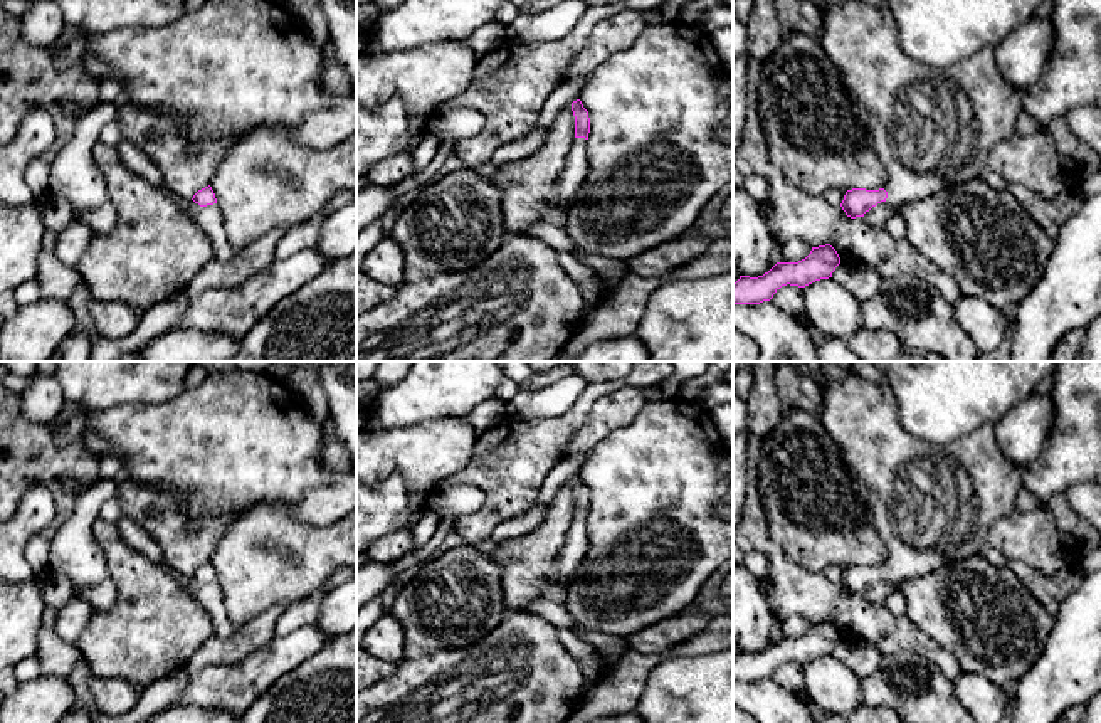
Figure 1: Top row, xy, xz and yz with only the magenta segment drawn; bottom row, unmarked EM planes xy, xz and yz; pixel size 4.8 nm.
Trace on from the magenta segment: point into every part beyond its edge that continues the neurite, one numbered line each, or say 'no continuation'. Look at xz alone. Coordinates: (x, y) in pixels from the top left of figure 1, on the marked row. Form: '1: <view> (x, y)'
1: xz (575, 170)

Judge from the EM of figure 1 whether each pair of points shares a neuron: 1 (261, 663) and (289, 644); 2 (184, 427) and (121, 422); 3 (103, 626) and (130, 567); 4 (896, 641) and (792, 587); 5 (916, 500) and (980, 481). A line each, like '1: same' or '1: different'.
1: same
2: same
3: same
4: same
5: same

